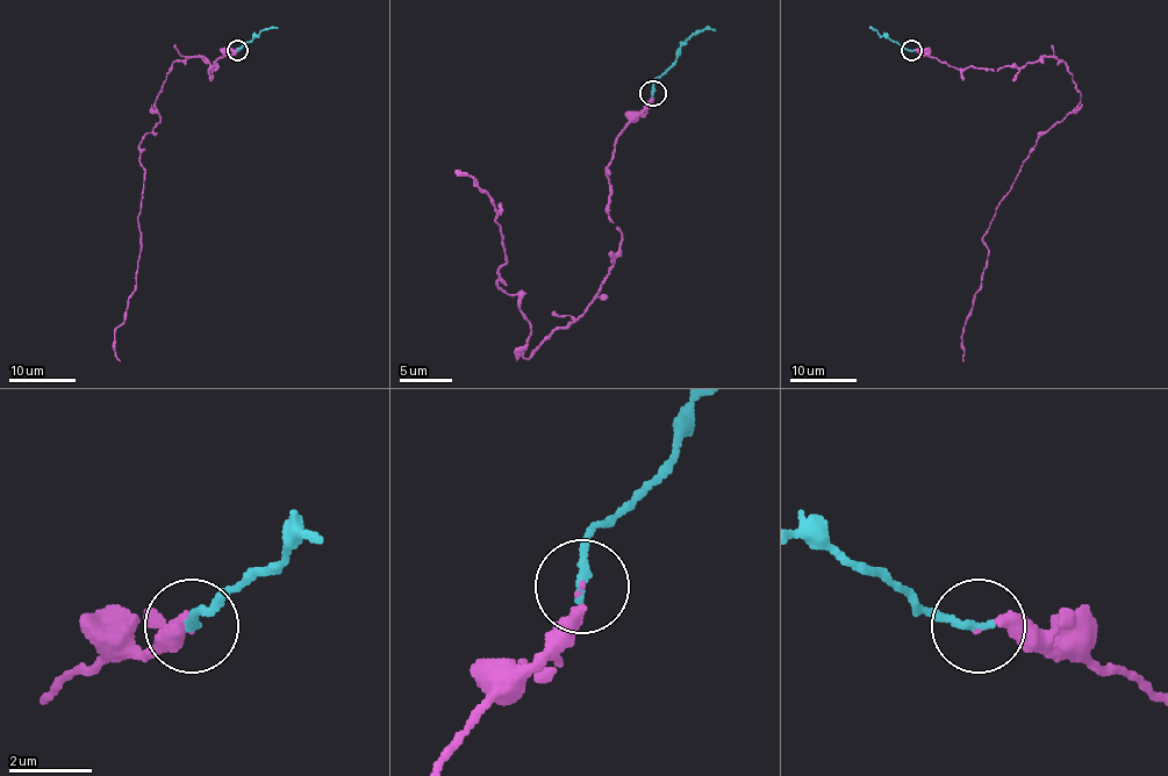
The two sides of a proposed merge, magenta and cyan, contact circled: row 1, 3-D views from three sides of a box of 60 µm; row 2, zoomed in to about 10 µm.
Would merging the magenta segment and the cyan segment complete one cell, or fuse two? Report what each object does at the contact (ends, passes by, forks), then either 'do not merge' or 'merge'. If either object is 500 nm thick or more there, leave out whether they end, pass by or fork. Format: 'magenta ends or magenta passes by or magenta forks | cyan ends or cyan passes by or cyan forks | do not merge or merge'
magenta ends | cyan ends | merge

